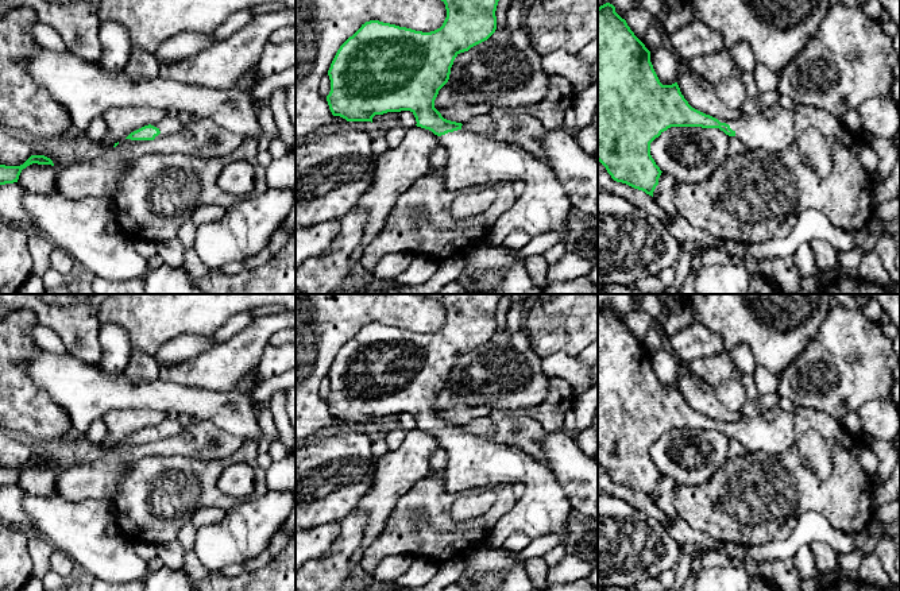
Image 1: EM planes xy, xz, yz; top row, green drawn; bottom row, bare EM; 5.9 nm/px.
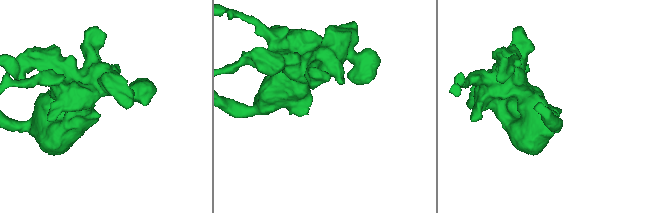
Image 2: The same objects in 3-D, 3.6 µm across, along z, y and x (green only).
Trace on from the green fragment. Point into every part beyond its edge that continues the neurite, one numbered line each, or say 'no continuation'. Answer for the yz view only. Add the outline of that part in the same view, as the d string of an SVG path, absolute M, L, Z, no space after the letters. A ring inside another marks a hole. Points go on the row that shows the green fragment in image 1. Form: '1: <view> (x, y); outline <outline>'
1: yz (773, 128); outline M779 104L735 120L718 120L730 125L748 151L766 150L780 154L796 143L795 109Z

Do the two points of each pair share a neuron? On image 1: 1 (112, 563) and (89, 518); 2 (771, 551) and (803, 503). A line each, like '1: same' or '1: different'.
1: same
2: different

